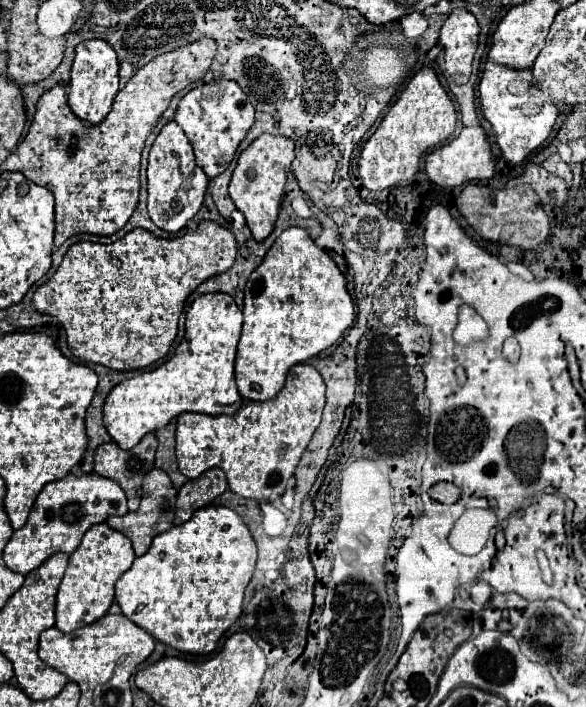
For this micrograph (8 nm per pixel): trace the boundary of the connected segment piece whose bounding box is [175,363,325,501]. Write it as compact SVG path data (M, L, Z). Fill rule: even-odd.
M299 363L289 369L283 389L269 401L247 401L235 415L183 413L177 417L175 435L179 471L195 479L203 471L219 467L225 471L233 493L255 501L269 501L271 495L281 495L285 491L289 477L321 423L323 407L323 377L309 363Z

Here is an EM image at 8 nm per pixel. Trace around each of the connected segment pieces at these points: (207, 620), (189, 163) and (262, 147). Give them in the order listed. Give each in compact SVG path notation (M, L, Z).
M209 505L199 509L189 521L171 527L153 539L149 553L137 557L131 569L125 571L115 583L115 601L119 603L125 617L143 627L157 641L183 653L209 655L217 647L221 635L237 621L243 611L243 591L253 575L255 561L257 547L243 519L229 507Z
M171 121L167 123L161 133L157 135L151 153L149 153L149 167L147 167L147 181L149 181L149 197L147 209L153 223L169 233L177 233L187 225L187 221L201 209L209 177L203 169L195 163L193 147L183 133L183 129Z
M269 133L255 139L245 151L241 151L237 159L237 167L229 183L229 197L233 199L235 207L245 215L247 227L251 229L255 241L263 241L265 237L269 237L275 227L281 199L285 195L287 171L293 159L295 159L293 141L289 137L269 135Z

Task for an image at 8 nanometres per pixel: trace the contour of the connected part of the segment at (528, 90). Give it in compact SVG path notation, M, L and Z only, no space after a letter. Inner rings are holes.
M487 61L483 77L479 83L479 99L485 119L493 125L497 143L503 151L503 157L511 164L522 164L531 151L545 143L553 123L559 115L559 109L535 89L531 79L531 65L527 69L511 69L499 63Z

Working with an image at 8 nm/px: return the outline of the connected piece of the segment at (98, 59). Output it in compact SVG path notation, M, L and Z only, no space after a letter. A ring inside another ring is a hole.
M89 39L79 43L75 49L75 61L71 67L71 83L69 83L69 97L67 97L71 111L81 121L89 125L97 125L111 111L117 91L119 91L119 63L111 45L99 39Z

